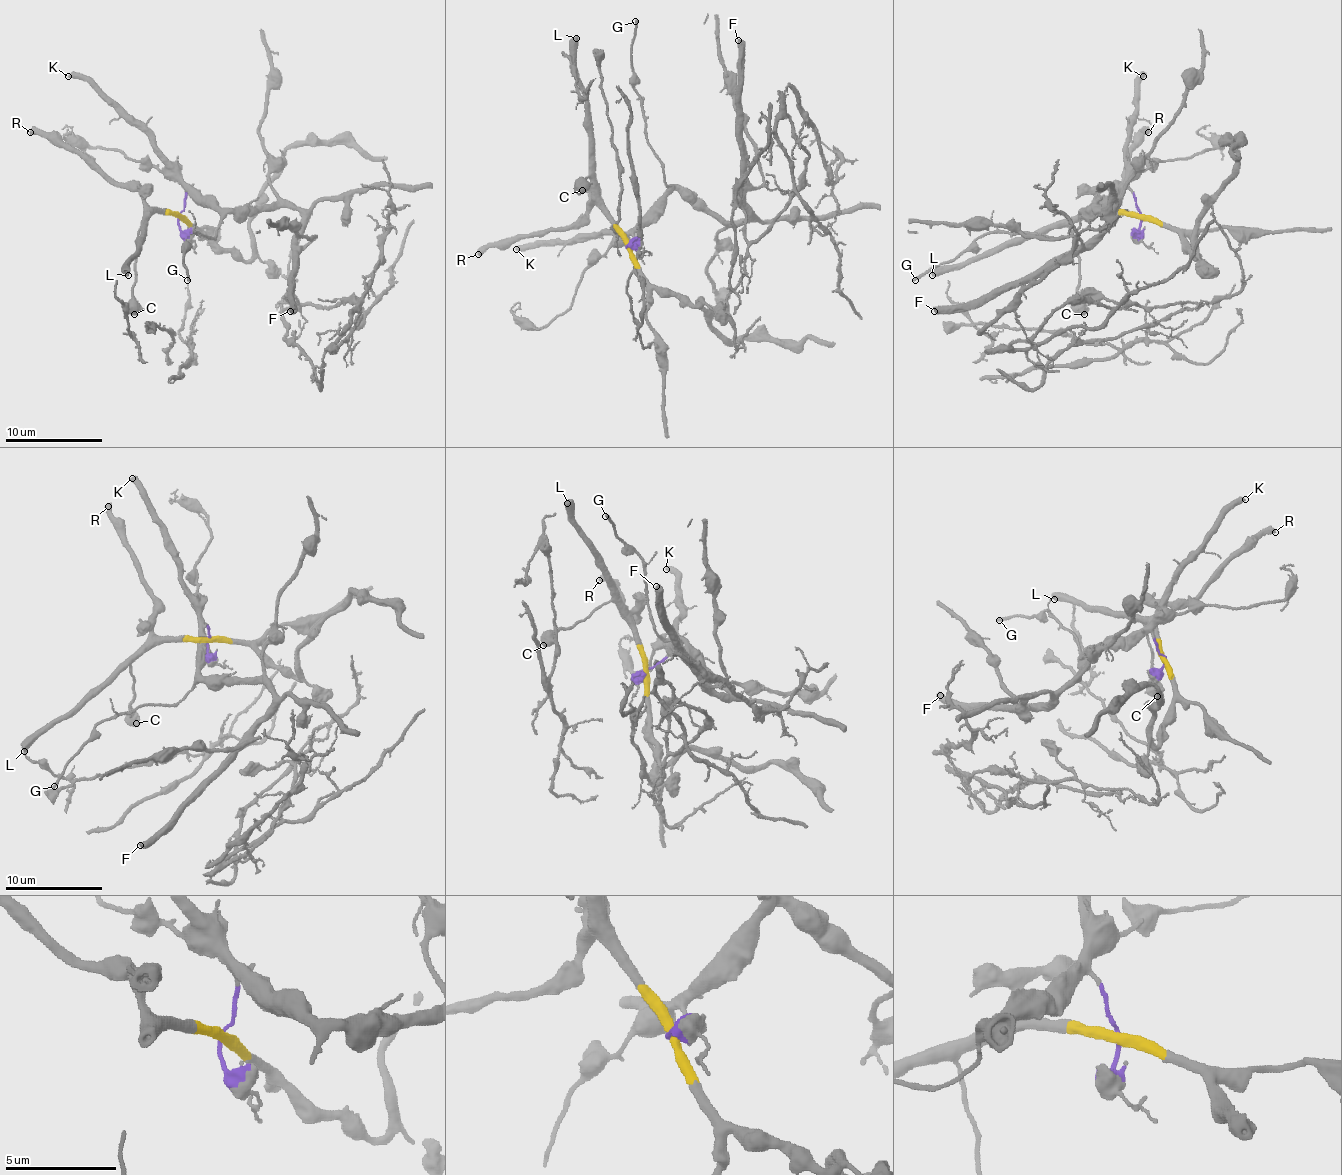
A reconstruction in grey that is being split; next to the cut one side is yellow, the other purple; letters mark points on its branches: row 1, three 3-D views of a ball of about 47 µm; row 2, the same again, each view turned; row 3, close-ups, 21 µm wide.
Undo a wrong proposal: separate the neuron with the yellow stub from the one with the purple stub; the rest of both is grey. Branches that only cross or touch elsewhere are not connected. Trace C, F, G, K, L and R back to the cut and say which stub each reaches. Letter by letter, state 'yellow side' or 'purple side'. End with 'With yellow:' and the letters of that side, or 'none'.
C: yellow side
F: purple side
G: purple side
K: purple side
L: yellow side
R: yellow side
With yellow: C, L, R

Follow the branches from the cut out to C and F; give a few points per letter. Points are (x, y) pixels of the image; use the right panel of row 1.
C: (1141, 215), (1092, 212), (1070, 225), (1080, 264), (1078, 303), (1085, 315)
F: (1141, 215), (1136, 198), (1119, 188), (1083, 207), (1117, 207), (1097, 234), (975, 300), (934, 310)

